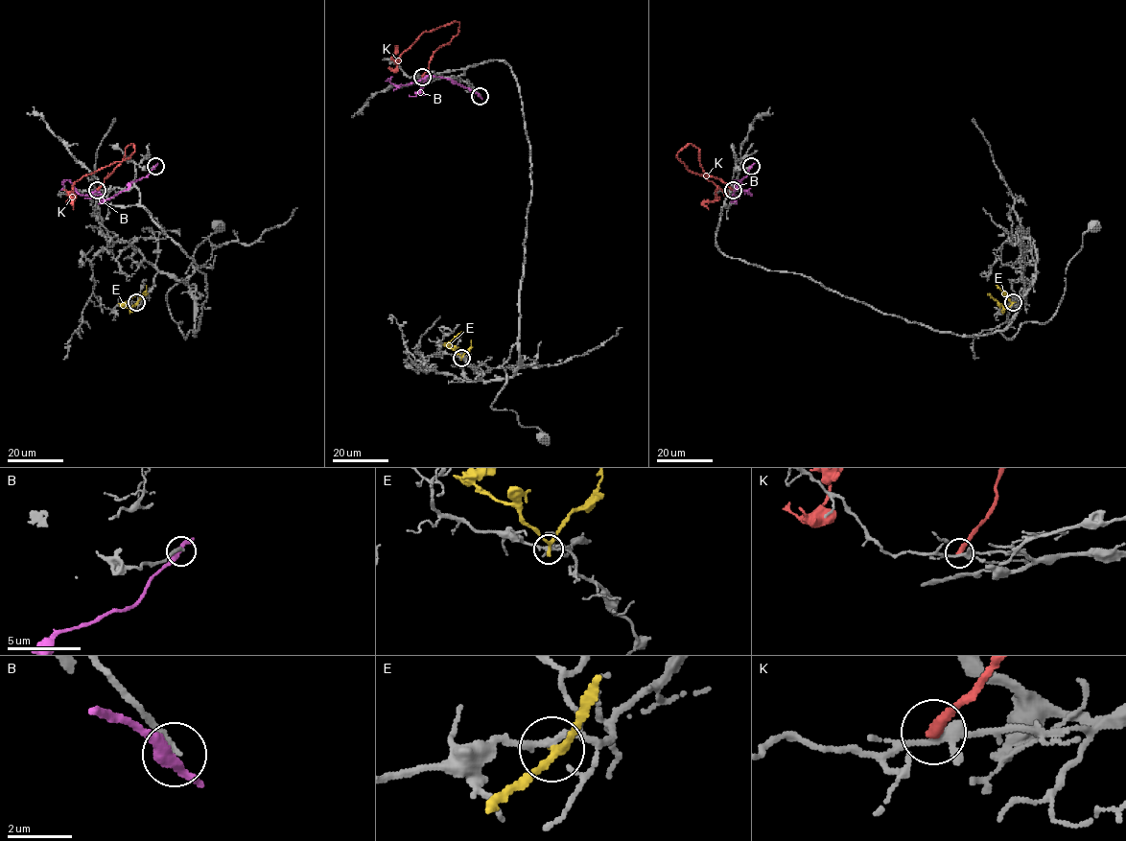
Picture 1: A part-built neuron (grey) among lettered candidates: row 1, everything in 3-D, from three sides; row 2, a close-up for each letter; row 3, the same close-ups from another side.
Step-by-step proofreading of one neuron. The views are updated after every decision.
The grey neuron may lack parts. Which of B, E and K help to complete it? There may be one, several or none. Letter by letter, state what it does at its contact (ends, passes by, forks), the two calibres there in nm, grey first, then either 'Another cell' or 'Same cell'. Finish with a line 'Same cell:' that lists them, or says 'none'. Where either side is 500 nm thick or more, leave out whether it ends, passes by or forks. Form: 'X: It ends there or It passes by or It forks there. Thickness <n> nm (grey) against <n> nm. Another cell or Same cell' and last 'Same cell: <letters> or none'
B: It passes by. Thickness 200 nm (grey) against 360 nm. Another cell
E: It passes by. Thickness 170 nm (grey) against 200 nm. Another cell
K: It ends there. Thickness 280 nm (grey) against 360 nm. Another cell
Same cell: none

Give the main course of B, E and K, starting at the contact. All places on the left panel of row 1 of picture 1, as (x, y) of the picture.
B: (155, 166), (146, 176), (132, 181), (107, 199), (80, 195), (68, 180), (63, 181), (60, 189)
E: (136, 302), (130, 308), (123, 305), (137, 293)
K: (97, 190), (133, 144), (129, 158), (76, 181), (76, 197), (66, 201), (73, 209)

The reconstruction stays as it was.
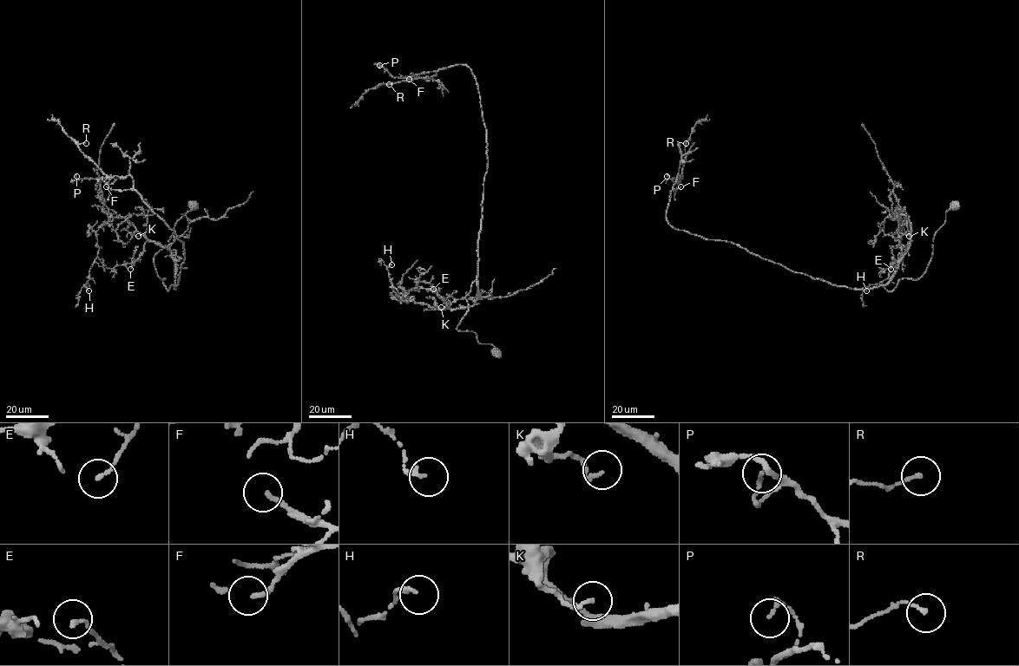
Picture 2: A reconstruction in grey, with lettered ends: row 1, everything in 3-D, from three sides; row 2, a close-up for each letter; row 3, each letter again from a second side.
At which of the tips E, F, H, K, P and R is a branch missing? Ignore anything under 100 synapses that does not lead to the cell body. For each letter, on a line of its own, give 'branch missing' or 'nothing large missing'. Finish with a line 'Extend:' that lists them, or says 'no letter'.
E: nothing large missing
F: branch missing
H: nothing large missing
K: nothing large missing
P: nothing large missing
R: nothing large missing
Extend: F

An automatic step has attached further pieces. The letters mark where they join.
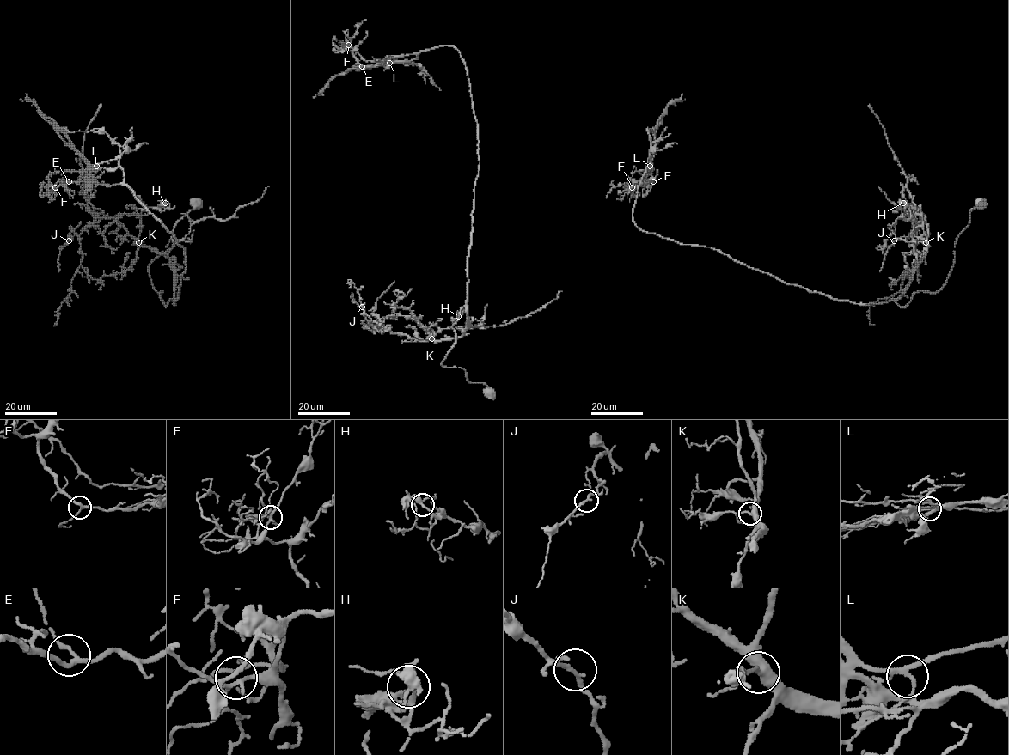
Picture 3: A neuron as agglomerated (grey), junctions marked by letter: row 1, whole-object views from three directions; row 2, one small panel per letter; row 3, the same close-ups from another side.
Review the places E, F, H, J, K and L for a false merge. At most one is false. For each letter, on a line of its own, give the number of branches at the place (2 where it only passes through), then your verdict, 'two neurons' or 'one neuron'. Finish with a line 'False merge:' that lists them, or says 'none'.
E: branches 3; one neuron
F: branches 3; one neuron
H: branches 3; one neuron
J: branches 2; one neuron
K: branches 3; one neuron
L: branches 4; two neurons
False merge: L

